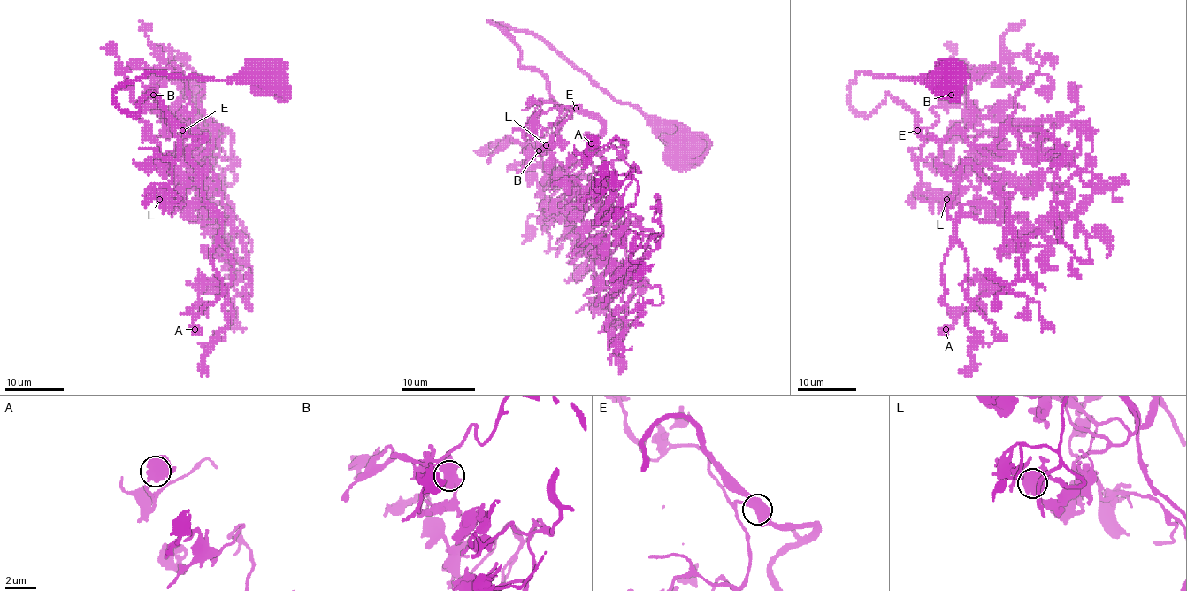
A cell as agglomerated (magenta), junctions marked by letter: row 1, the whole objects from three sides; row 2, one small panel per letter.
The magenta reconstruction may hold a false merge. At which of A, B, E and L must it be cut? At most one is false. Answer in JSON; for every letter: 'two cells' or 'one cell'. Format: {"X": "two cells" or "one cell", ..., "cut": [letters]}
{"A": "one cell", "B": "one cell", "E": "one cell", "L": "one cell", "cut": []}

